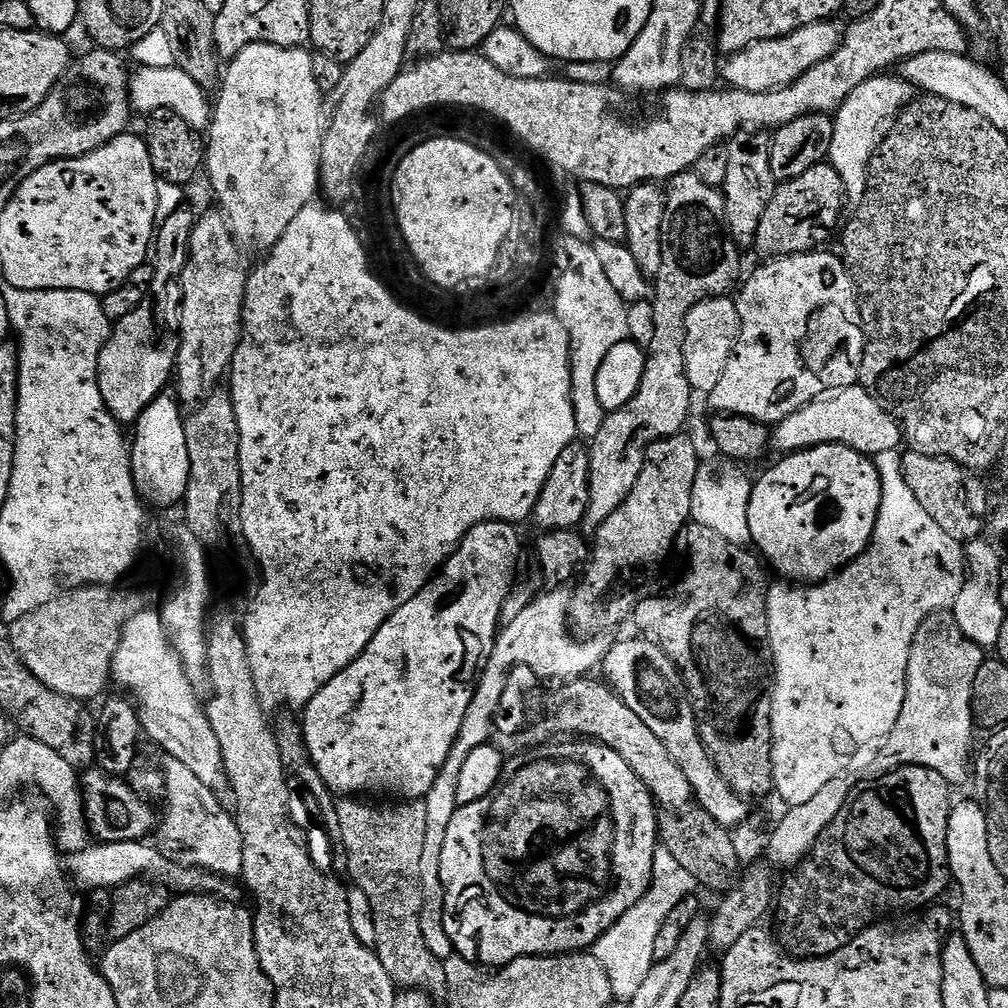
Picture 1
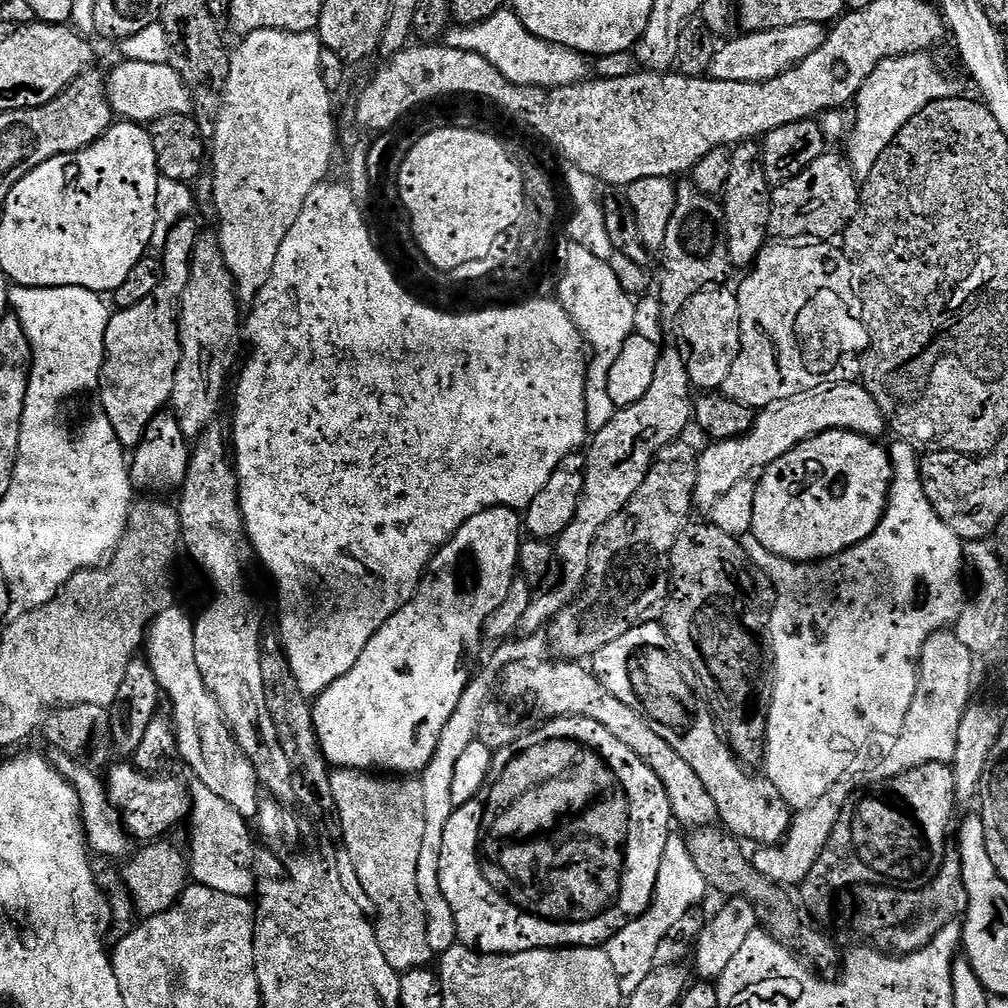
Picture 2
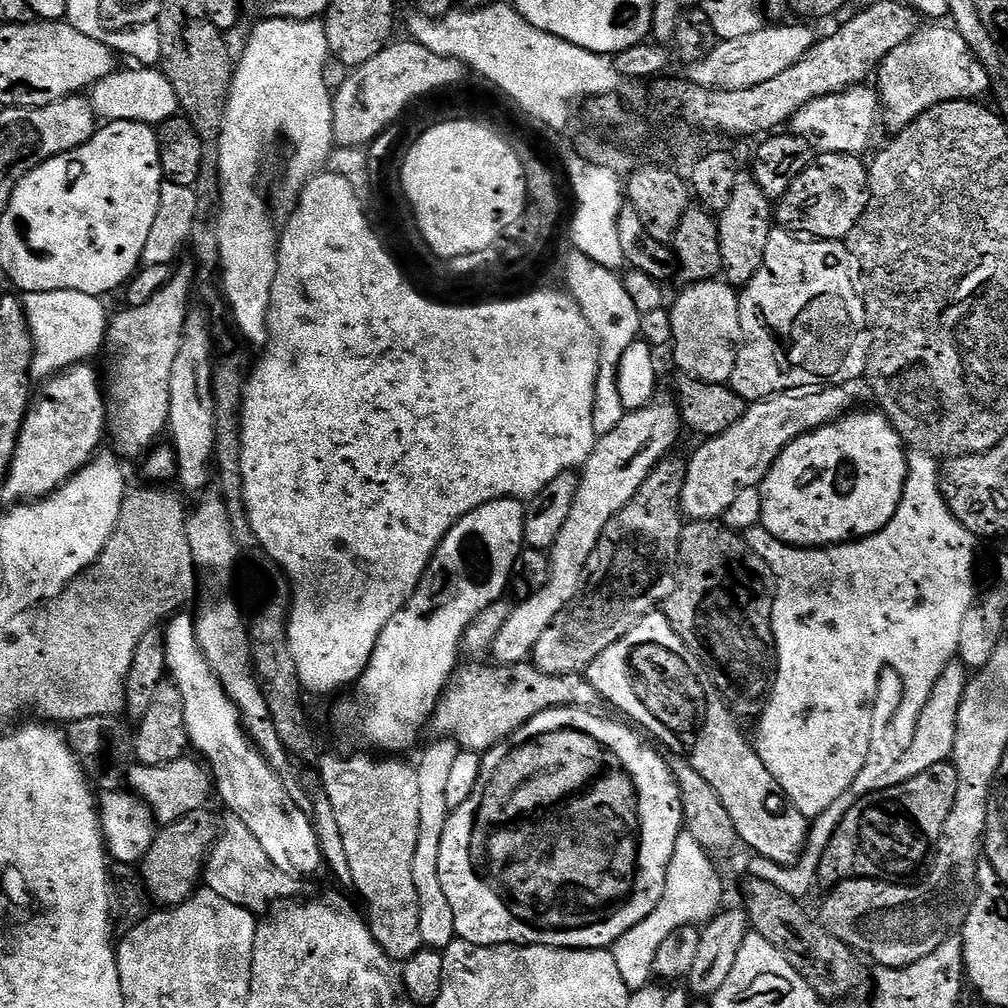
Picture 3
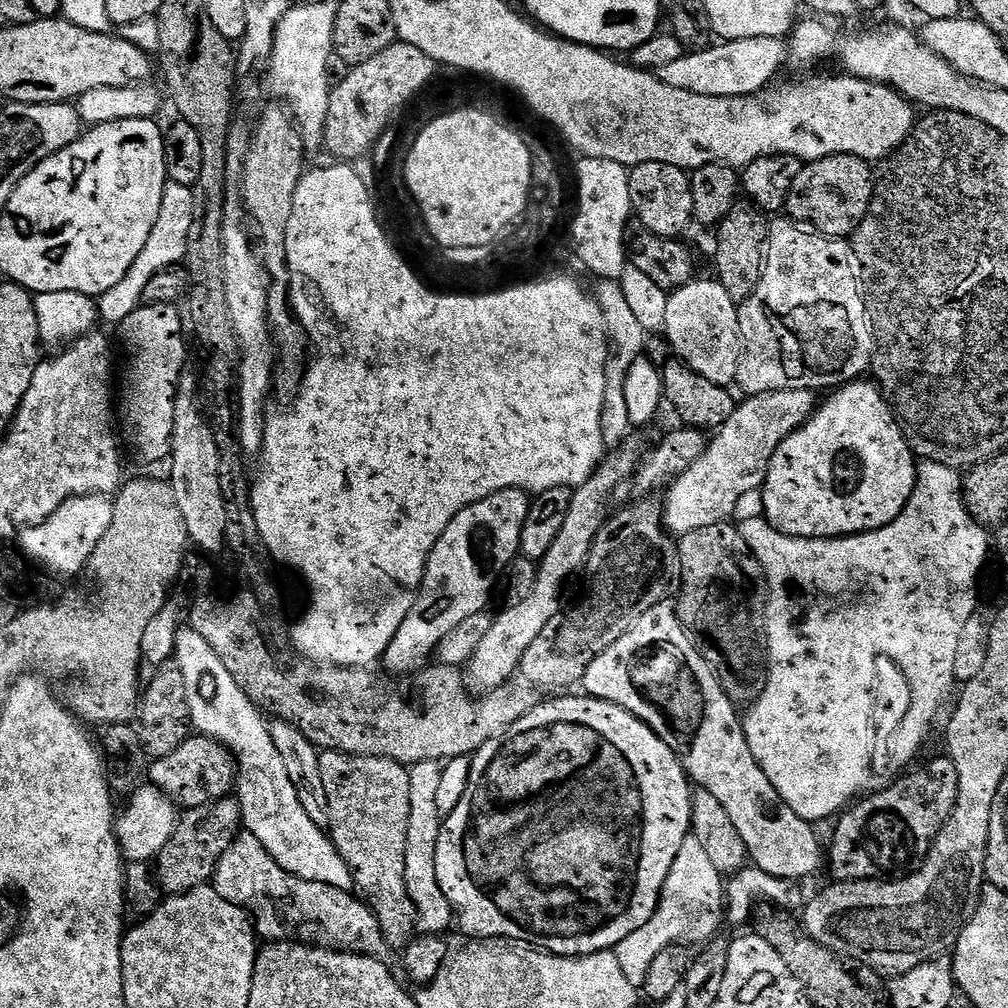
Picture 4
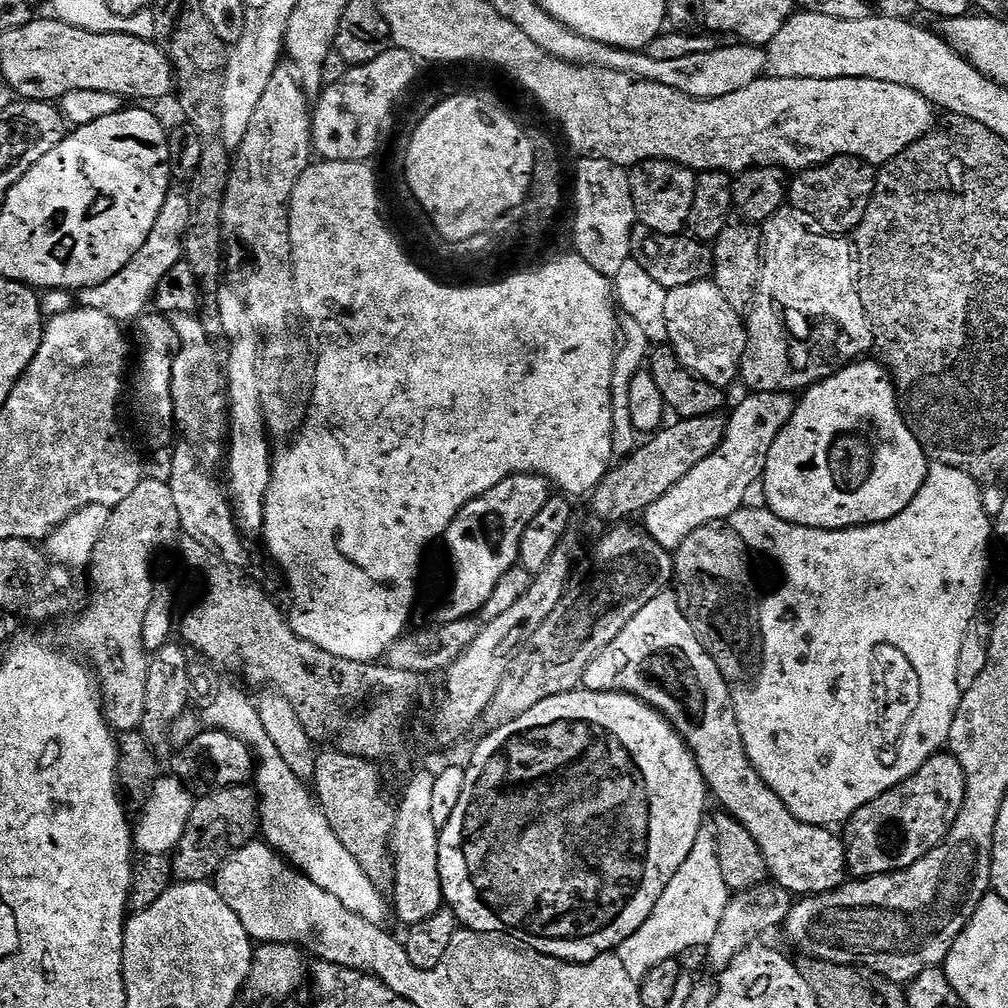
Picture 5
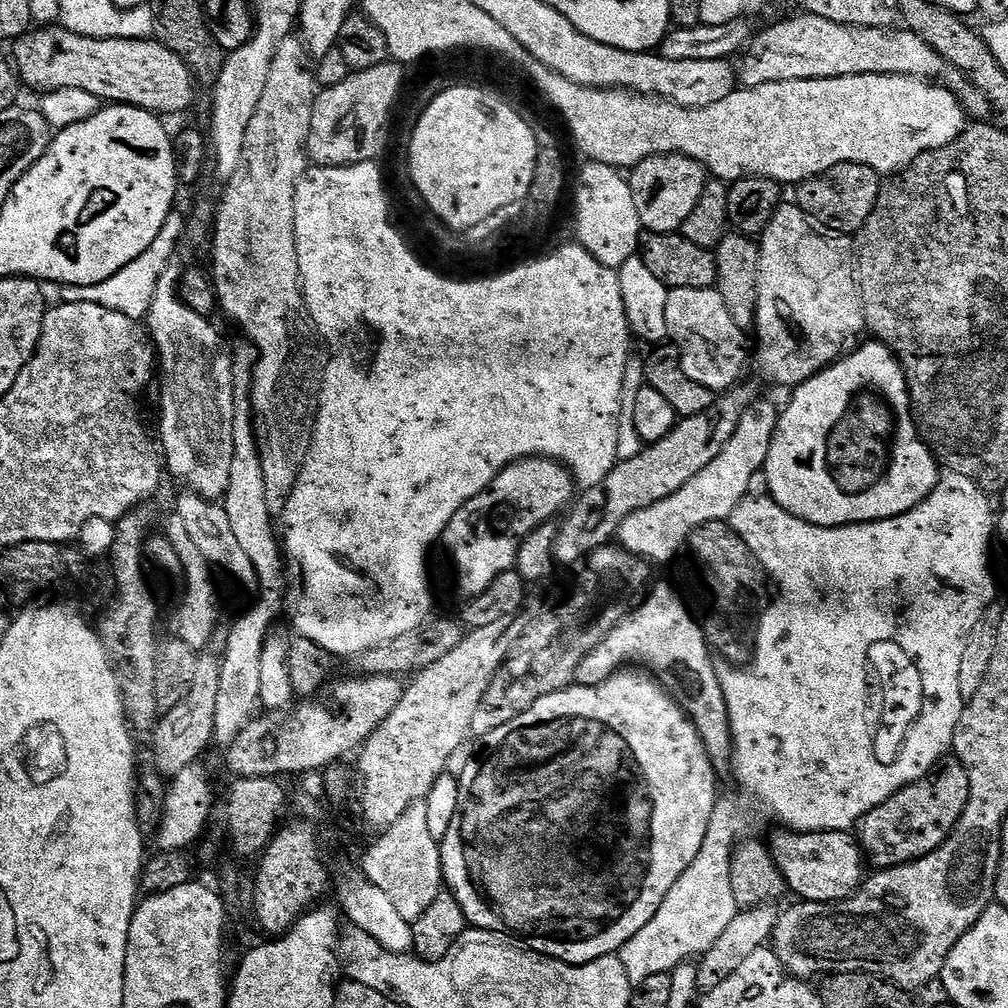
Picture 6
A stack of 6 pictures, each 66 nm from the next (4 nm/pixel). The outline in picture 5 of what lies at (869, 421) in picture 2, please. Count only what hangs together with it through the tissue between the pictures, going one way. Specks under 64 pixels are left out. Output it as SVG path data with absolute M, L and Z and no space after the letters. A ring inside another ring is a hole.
M752 392L727 417L721 444L709 457L699 462L677 485L643 513L642 527L659 544L669 550L679 548L694 530L707 524L724 522L744 507L750 482L758 482L764 475L766 458L774 438L790 422L797 401L786 392Z

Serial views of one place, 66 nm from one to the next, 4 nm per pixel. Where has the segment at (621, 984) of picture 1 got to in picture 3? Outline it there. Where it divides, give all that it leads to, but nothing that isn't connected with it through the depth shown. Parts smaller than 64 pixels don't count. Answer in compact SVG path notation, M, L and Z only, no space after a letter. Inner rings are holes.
M681 831L674 858L670 858L670 866L666 870L666 890L662 890L662 902L638 926L634 926L622 938L618 938L610 951L614 962L618 962L618 974L622 974L622 982L626 982L629 993L640 988L649 987L653 979L652 963L662 942L684 927L703 926L721 911L720 899L724 896L724 884L712 865L713 857L690 838L690 834Z

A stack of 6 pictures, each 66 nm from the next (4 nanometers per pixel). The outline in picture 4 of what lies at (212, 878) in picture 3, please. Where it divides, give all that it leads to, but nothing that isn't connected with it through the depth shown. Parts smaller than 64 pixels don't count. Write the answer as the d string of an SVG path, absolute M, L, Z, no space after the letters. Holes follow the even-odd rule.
M241 831L240 835L222 854L216 867L214 887L226 902L247 912L254 921L254 931L264 942L315 942L341 952L355 952L387 961L388 943L380 933L376 915L363 899L351 900L348 892L322 882L306 882L278 866L270 854L254 838L254 834Z

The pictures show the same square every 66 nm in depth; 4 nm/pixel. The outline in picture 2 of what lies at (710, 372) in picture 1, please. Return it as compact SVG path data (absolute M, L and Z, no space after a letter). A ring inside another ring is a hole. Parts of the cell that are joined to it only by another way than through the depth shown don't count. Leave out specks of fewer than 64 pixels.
M720 286L699 292L678 317L684 335L688 376L700 390L723 389L726 378L740 353L740 311L735 291L723 292Z

